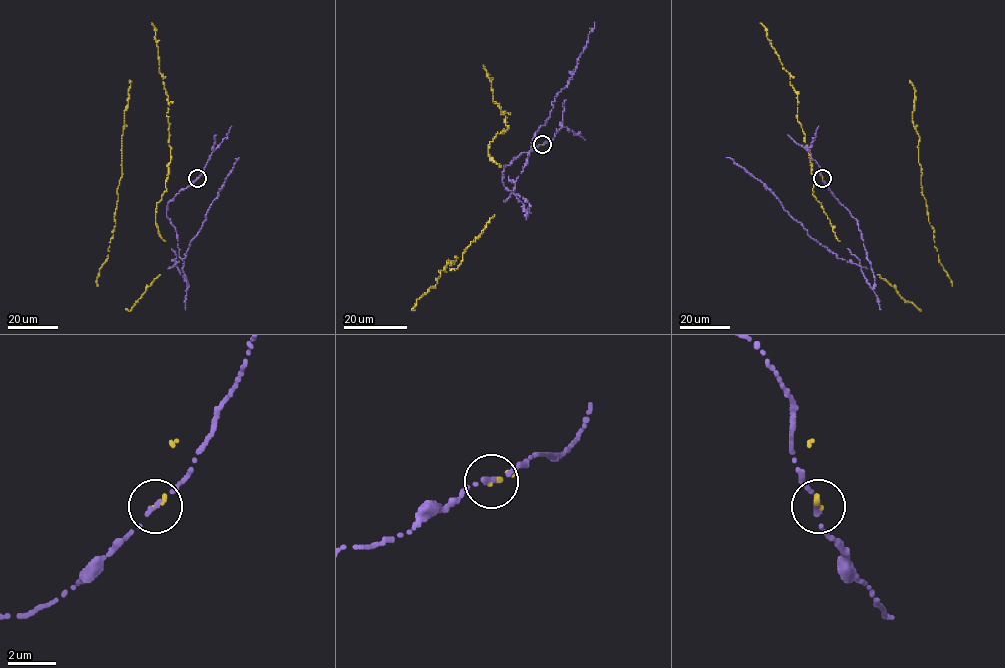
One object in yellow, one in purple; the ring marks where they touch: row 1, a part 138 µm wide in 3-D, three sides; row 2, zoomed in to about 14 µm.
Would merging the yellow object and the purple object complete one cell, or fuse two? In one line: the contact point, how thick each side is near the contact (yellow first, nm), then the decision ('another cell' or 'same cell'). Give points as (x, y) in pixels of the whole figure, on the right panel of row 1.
at (822, 178); 170 nm thick on the yellow side, 190 nm on the other; same cell

